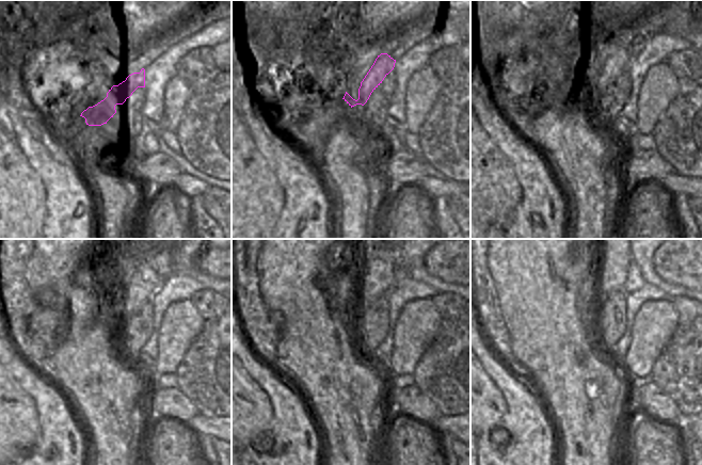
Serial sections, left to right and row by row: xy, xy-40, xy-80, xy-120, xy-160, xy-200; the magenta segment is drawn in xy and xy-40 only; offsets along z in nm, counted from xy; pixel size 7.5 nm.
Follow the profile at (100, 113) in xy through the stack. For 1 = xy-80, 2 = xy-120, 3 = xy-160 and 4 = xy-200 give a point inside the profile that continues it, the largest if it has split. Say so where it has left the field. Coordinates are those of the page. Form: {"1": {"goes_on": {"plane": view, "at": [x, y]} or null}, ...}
{"1": {"goes_on": {"plane": "xy-80", "at": [618, 44]}}, "2": {"goes_on": {"plane": "xy-120", "at": [144, 282]}}, "3": {"goes_on": {"plane": "xy-160", "at": [379, 278]}}, "4": {"goes_on": {"plane": "xy-200", "at": [613, 260]}}}

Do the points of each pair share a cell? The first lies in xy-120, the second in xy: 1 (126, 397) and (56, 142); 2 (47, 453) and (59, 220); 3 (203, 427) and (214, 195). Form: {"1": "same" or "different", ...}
{"1": "different", "2": "same", "3": "different"}

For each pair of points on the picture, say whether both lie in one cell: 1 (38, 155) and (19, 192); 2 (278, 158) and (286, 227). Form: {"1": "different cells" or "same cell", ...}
{"1": "different cells", "2": "same cell"}

